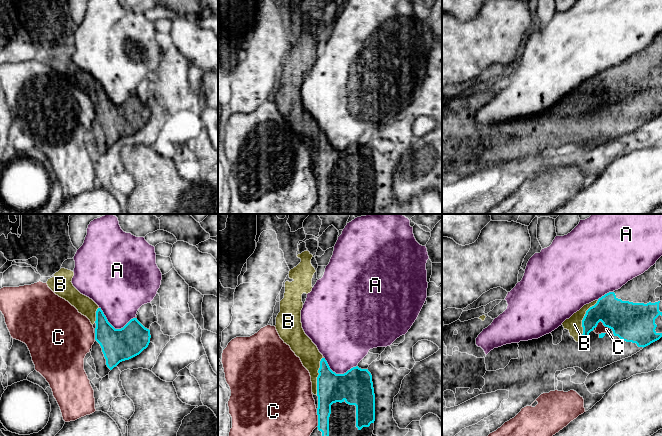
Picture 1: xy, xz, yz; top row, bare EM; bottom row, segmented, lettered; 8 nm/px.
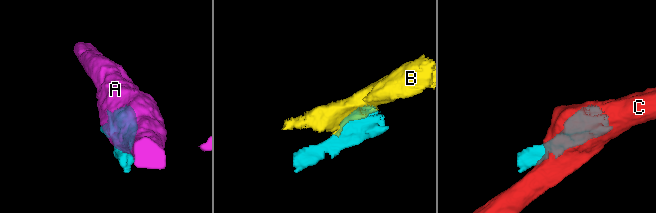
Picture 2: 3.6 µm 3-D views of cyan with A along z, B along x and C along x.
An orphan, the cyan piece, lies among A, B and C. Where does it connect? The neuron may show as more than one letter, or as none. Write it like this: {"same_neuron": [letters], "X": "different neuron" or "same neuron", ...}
{"same_neuron": ["B"], "A": "different neuron", "B": "same neuron", "C": "different neuron"}

